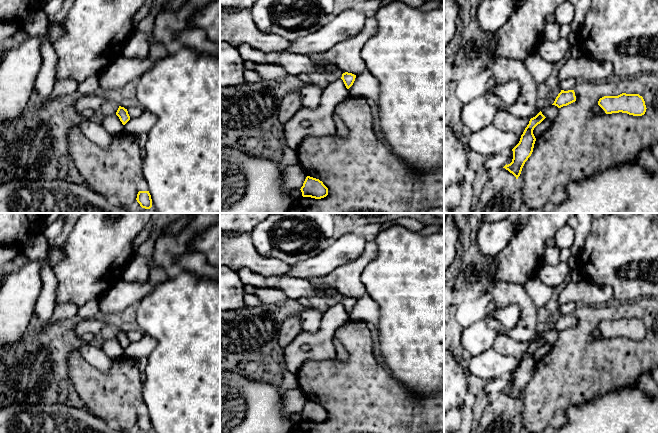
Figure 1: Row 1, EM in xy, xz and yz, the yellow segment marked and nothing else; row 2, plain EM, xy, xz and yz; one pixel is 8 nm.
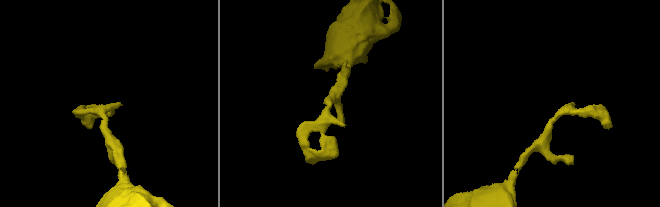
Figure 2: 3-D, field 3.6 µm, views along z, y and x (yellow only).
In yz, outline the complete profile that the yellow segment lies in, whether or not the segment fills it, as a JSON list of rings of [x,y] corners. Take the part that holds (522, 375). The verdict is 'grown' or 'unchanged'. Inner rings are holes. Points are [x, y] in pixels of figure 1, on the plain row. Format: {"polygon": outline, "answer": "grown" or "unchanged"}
{"polygon": [[[499,281],[488,289],[487,293],[491,299],[484,318],[486,324],[498,335],[503,334],[514,340],[530,343],[519,367],[512,373],[512,386],[503,391],[518,403],[525,386],[533,376],[536,365],[533,354],[546,342],[537,331],[537,308],[525,287],[519,284]],[[512,304],[520,307],[520,318],[514,328],[507,329],[493,316],[493,311]]], "answer": "grown"}

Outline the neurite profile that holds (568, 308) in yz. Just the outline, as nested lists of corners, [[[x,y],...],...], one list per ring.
[[[574,302],[563,304],[560,306],[560,312],[561,314],[564,314],[564,315],[574,314],[576,306],[577,304],[575,304]]]

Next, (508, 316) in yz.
[[[512,304],[504,308],[493,310],[493,316],[496,318],[505,328],[511,329],[516,326],[520,318],[520,307]]]

